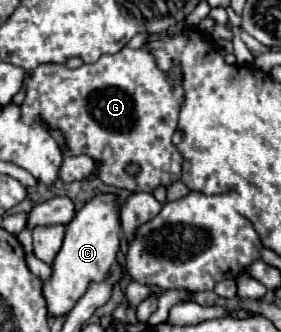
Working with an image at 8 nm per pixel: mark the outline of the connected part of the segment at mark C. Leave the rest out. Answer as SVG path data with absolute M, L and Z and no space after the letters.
M97 194L95 198L85 202L79 212L75 212L73 220L65 228L65 242L55 256L51 280L43 284L43 294L47 298L47 308L51 310L51 316L67 314L85 294L91 280L99 282L107 276L119 252L119 234L121 218L115 194Z

